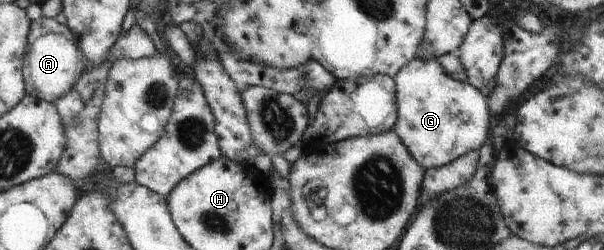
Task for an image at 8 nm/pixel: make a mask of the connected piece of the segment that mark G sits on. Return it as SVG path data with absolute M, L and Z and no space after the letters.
M423 49L420 55L411 59L392 79L396 89L396 123L392 131L409 151L409 154L420 164L424 170L439 168L452 163L453 159L467 154L467 151L481 151L482 146L491 135L493 117L488 109L487 99L478 93L470 84L460 83L445 73L438 58L433 56L429 49Z

